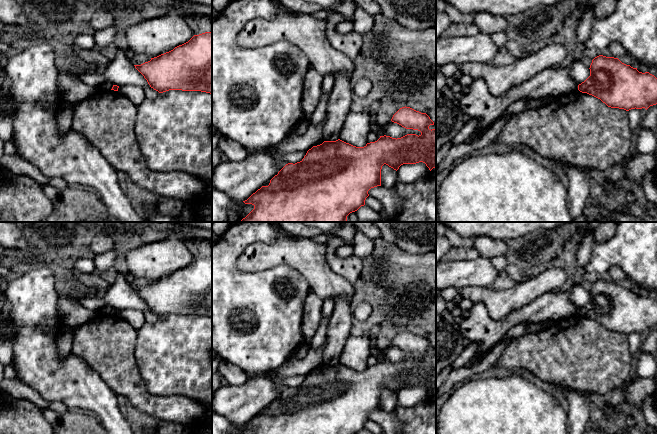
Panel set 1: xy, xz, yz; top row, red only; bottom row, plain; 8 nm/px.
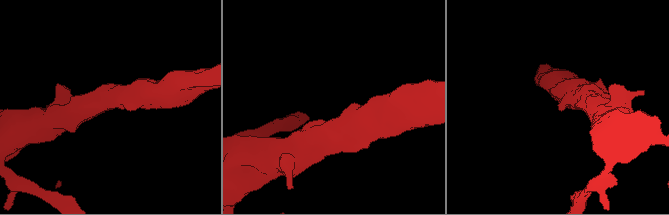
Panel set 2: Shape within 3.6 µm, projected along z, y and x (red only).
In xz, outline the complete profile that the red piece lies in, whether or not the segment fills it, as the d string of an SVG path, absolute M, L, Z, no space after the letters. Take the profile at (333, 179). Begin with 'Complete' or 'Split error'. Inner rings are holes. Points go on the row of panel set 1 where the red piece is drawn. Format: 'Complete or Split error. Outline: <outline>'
Complete. Outline: M410 107L400 108L392 117L392 122L406 129L418 130L421 134L407 134L401 138L380 136L375 142L367 143L364 147L356 147L340 139L324 141L322 144L309 149L304 158L295 164L286 164L275 175L268 186L262 186L253 193L245 204L252 204L254 209L240 222L347 222L347 216L365 205L371 188L381 186L381 169L384 164L398 170L403 164L423 162L431 171L436 167L436 128L430 129L434 122L426 113L421 113Z

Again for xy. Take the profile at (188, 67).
Complete. Outline: M212 32L194 35L188 42L173 50L151 58L141 65L134 65L144 76L151 88L163 93L169 90L201 91L212 94Z

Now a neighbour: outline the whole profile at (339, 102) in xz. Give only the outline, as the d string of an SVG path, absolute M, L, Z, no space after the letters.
M338 74L329 94L327 119L323 128L324 141L336 141L350 112L353 86L349 77Z

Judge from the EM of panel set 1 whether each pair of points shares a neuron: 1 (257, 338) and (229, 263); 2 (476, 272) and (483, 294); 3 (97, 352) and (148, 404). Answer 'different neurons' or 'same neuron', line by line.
1: same neuron
2: different neurons
3: same neuron

